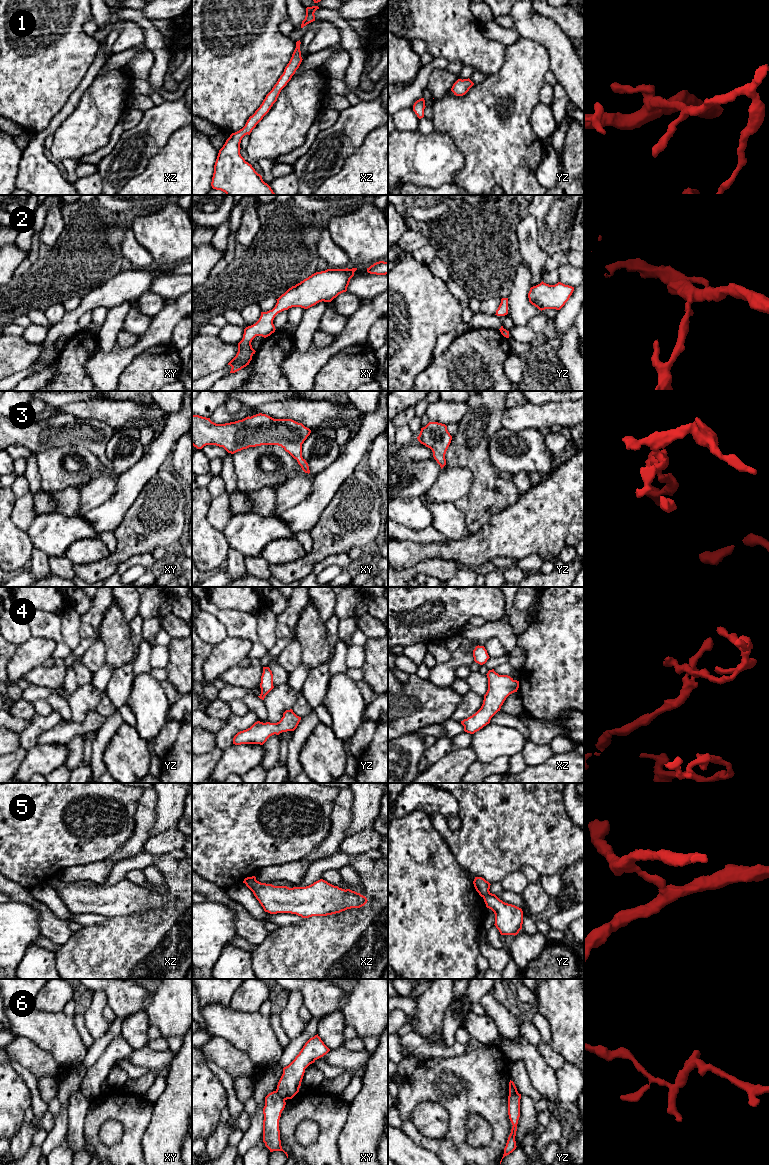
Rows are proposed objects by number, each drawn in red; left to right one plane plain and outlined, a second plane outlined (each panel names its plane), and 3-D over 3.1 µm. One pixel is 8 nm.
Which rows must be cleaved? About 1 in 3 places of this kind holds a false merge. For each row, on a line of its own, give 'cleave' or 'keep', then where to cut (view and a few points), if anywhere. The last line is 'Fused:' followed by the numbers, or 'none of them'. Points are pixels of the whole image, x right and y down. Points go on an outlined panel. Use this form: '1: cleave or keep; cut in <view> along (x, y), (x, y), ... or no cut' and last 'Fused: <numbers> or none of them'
1: keep; no cut
2: keep; no cut
3: keep; no cut
4: keep; no cut
5: cleave; cut in yz along (489, 892), (483, 898)
6: cleave; cut in xy along (276, 1090), (285, 1099)
Fused: 5, 6

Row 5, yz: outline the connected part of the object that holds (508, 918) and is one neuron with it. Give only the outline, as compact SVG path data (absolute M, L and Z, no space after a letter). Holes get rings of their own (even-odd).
M489 893L484 898L486 907L495 914L495 926L501 935L517 935L522 929L523 911L521 908L500 900L495 894Z

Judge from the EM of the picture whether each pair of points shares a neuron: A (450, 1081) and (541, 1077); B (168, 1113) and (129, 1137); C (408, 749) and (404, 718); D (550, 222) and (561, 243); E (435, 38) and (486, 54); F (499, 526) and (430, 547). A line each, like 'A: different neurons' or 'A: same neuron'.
A: different neurons
B: different neurons
C: different neurons
D: same neuron
E: same neuron
F: same neuron

